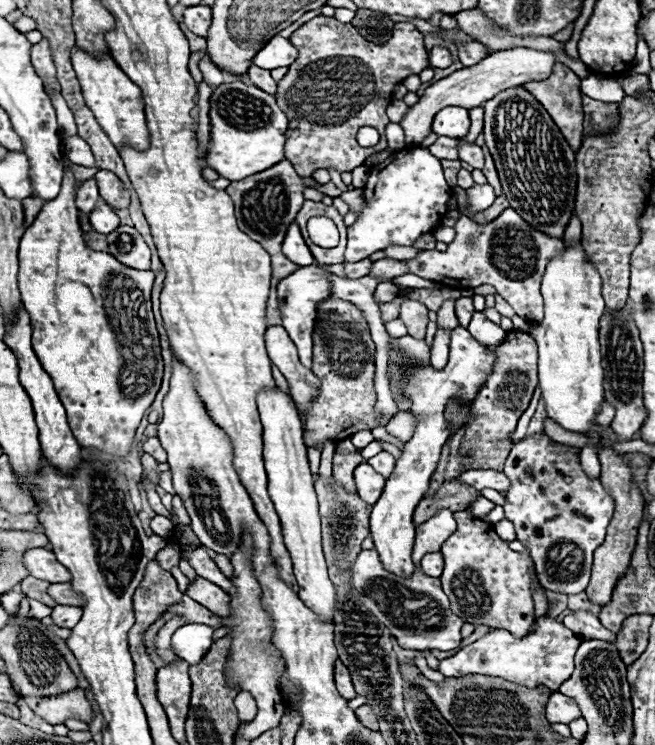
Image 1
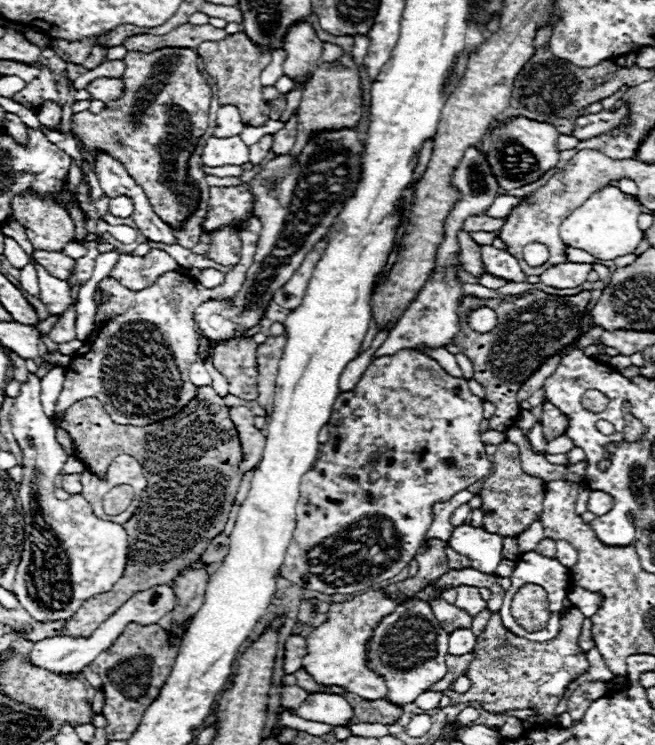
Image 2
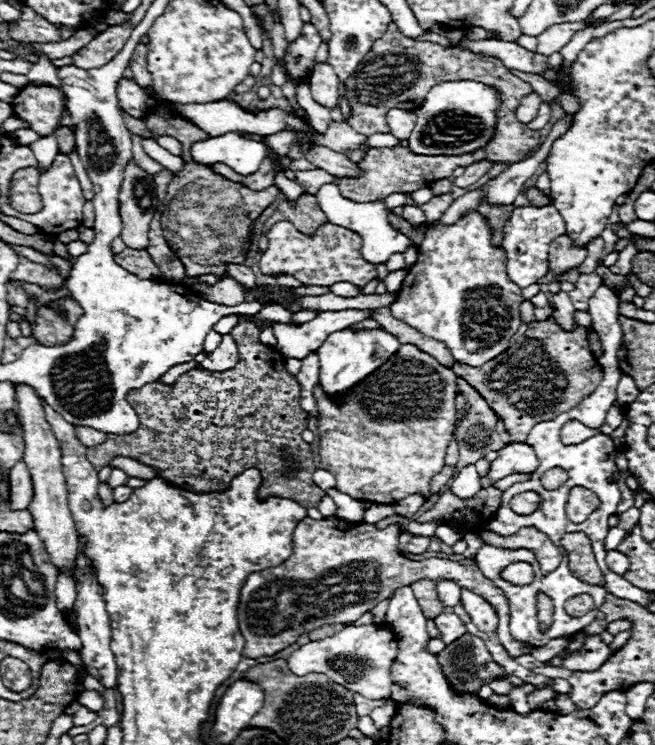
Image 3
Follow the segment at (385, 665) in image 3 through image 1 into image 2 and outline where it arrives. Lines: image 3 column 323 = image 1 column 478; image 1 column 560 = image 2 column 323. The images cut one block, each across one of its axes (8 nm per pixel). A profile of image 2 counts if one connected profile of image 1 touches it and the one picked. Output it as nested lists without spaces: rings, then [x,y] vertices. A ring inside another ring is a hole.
[[[368,590],[368,592],[364,592],[364,594],[360,594],[360,596],[356,596],[356,598],[352,598],[352,600],[348,600],[348,602],[336,602],[336,604],[330,604],[330,610],[328,610],[328,620],[324,622],[324,624],[320,624],[318,628],[314,628],[314,632],[308,636],[308,654],[304,656],[304,662],[302,662],[302,666],[308,670],[308,674],[318,682],[318,684],[326,684],[326,686],[342,686],[342,688],[346,688],[346,690],[350,690],[352,694],[358,694],[358,696],[362,696],[364,700],[378,700],[378,698],[384,698],[386,696],[386,684],[384,684],[384,678],[380,678],[380,676],[376,676],[374,672],[370,672],[366,666],[364,666],[364,660],[366,660],[366,650],[364,650],[364,642],[372,636],[372,630],[376,628],[376,624],[386,616],[386,614],[390,614],[398,604],[400,604],[402,600],[398,600],[398,602],[390,602],[390,600],[386,600],[384,598],[384,594],[382,594],[382,590]]]

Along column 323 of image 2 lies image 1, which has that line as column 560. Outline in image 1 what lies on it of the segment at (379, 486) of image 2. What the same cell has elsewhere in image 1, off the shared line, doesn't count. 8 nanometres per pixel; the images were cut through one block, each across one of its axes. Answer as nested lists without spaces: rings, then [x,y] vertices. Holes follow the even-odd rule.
[[[540,434],[540,436],[524,438],[518,444],[514,444],[504,466],[504,474],[512,482],[512,488],[506,494],[506,504],[504,504],[506,518],[514,522],[518,540],[522,540],[528,546],[542,588],[560,594],[578,594],[586,590],[590,580],[592,554],[604,542],[606,528],[614,512],[614,502],[610,494],[606,494],[600,480],[590,480],[582,472],[578,454],[580,448],[558,444],[550,440],[546,434]]]

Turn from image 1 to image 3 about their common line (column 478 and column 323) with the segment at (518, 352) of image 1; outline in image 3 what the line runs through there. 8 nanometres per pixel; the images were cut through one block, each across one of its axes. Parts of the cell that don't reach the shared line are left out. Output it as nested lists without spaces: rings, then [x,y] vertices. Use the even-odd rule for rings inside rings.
[[[404,344],[340,402],[330,398],[320,384],[314,390],[314,398],[318,402],[320,468],[336,476],[336,488],[340,492],[376,504],[394,504],[410,494],[422,494],[424,500],[430,500],[430,480],[444,466],[446,448],[456,424],[456,374],[450,368],[444,368],[436,358],[420,352],[416,346]]]

